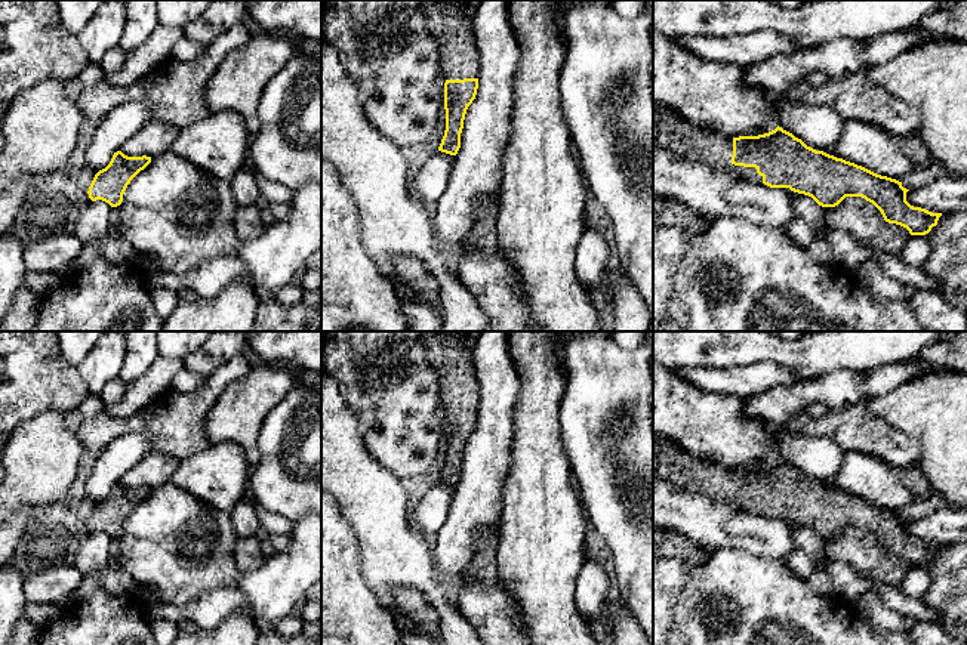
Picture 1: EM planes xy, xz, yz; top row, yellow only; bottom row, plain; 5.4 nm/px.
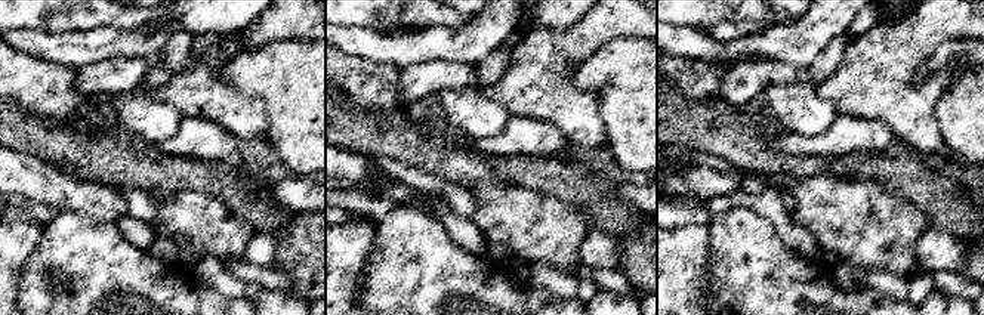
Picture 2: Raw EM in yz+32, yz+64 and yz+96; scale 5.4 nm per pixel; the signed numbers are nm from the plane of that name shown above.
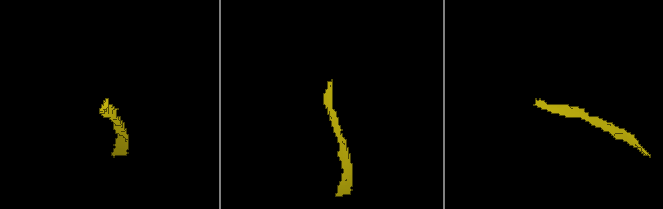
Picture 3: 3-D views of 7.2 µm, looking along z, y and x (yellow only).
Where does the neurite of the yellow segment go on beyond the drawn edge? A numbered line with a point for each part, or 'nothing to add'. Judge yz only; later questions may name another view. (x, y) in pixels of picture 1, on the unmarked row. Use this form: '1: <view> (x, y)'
1: yz (670, 463)

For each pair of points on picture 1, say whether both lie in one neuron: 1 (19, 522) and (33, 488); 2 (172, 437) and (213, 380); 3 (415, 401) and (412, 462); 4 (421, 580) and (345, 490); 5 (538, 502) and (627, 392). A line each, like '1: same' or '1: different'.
1: different
2: same
3: same
4: same
5: different

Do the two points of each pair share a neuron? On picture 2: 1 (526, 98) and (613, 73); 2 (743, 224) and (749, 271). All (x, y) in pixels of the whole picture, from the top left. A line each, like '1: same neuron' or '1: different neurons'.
1: different neurons
2: same neuron

